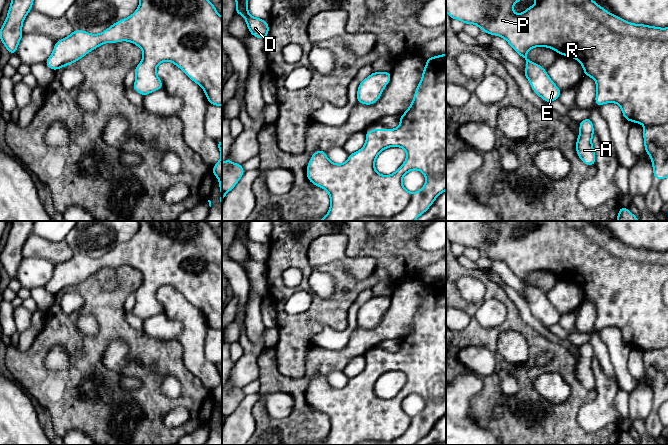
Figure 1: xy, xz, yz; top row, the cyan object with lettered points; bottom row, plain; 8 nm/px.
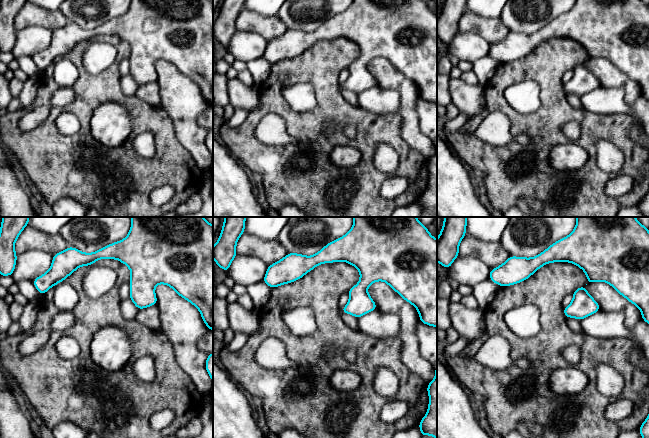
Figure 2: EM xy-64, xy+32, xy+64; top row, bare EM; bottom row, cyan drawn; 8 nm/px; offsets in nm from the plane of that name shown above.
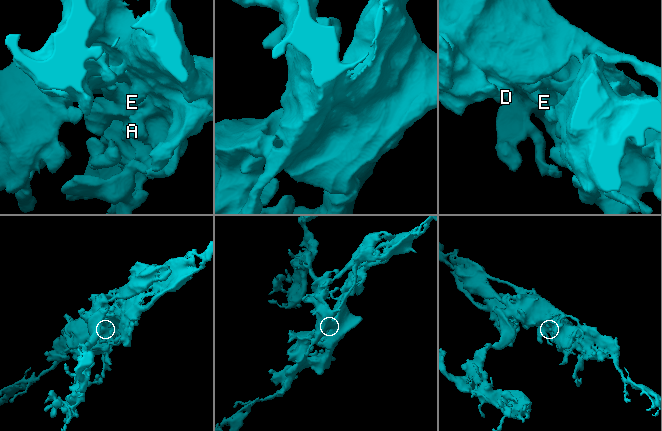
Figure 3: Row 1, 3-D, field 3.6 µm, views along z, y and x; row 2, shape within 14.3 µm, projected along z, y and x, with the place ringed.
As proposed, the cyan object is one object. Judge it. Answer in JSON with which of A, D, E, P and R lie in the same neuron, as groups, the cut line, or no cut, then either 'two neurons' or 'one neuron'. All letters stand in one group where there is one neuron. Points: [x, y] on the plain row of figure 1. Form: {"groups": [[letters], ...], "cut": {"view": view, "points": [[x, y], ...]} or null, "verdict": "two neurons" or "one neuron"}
{"groups": [["A", "D", "E", "P", "R"]], "cut": null, "verdict": "one neuron"}

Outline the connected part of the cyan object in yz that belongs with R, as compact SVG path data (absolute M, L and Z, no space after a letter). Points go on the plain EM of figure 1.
M446 221L446 236L451 243L460 244L464 248L475 248L480 252L481 255L485 255L490 259L496 259L504 262L513 272L513 274L525 283L526 294L523 298L531 308L534 317L547 327L559 323L561 313L559 313L551 304L546 296L546 293L527 282L528 274L535 271L547 271L555 274L559 279L577 283L583 291L584 300L589 300L596 306L597 316L595 321L595 329L600 331L606 327L617 327L620 330L623 341L626 344L629 346L642 348L644 350L644 371L646 378L651 381L654 403L661 405L668 401L668 251L660 252L628 246L624 243L621 243L619 240L613 239L606 235L603 231L594 226L590 221L530 221L536 223L537 227L528 231L524 236L516 238L513 235L513 229L524 222L526 221Z

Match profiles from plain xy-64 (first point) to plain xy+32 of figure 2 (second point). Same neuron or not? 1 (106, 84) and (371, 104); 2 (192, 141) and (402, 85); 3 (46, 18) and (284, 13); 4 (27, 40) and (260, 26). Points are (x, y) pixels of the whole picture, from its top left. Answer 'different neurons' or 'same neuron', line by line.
1: different neurons
2: same neuron
3: different neurons
4: different neurons

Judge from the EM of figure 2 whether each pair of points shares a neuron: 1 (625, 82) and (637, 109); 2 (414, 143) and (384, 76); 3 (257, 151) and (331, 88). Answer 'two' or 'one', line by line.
1: two
2: one
3: one

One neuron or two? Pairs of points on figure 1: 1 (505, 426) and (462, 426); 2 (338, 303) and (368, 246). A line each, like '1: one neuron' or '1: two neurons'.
1: two neurons
2: one neuron

